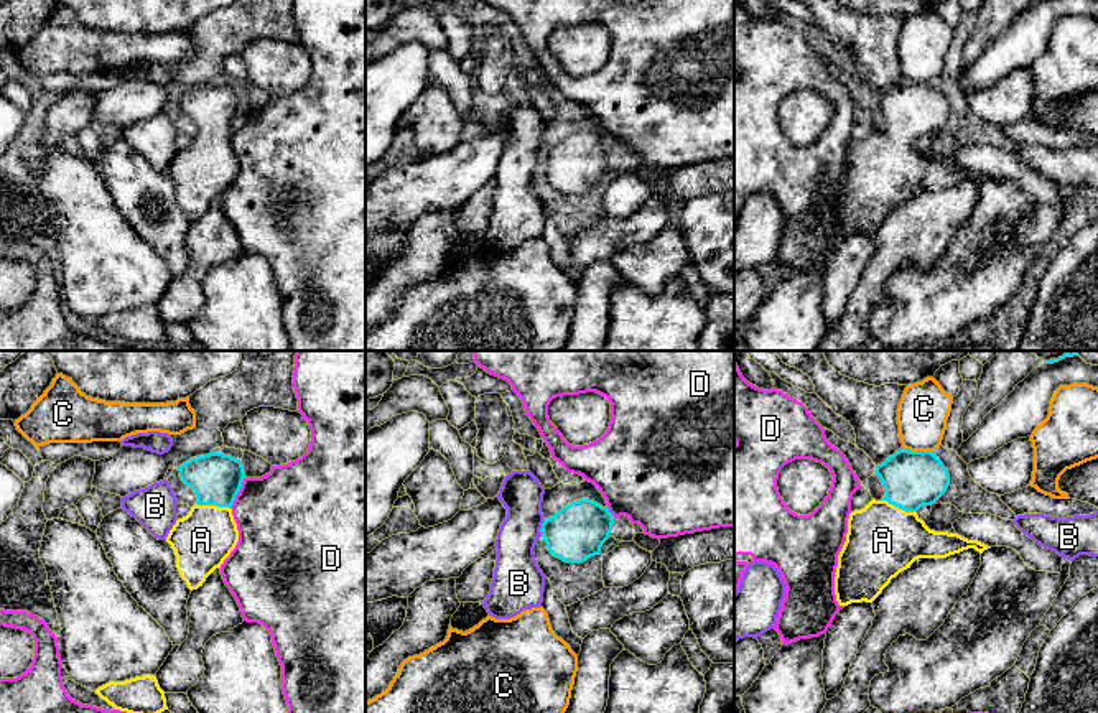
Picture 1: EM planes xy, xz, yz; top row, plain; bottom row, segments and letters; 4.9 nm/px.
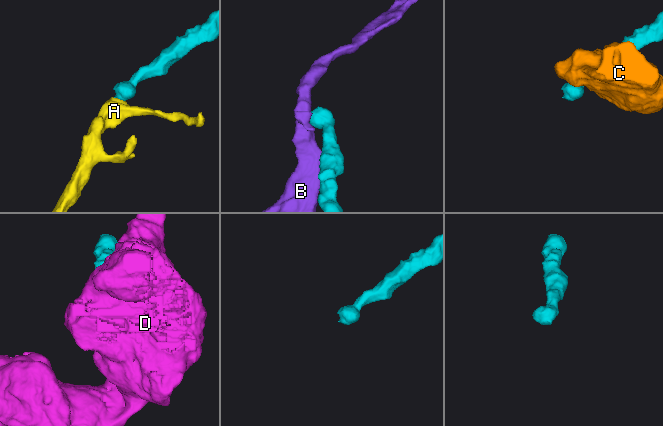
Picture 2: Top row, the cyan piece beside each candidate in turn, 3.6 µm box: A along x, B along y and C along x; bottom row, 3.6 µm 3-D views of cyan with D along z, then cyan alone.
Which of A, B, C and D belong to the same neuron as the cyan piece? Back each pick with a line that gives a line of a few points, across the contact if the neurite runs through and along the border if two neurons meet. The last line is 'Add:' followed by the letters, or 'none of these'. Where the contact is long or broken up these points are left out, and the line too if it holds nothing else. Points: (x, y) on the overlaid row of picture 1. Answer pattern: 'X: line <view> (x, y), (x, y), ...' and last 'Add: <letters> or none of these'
A: line xy (216, 479), (214, 504), (209, 532), (201, 540)
Add: A

